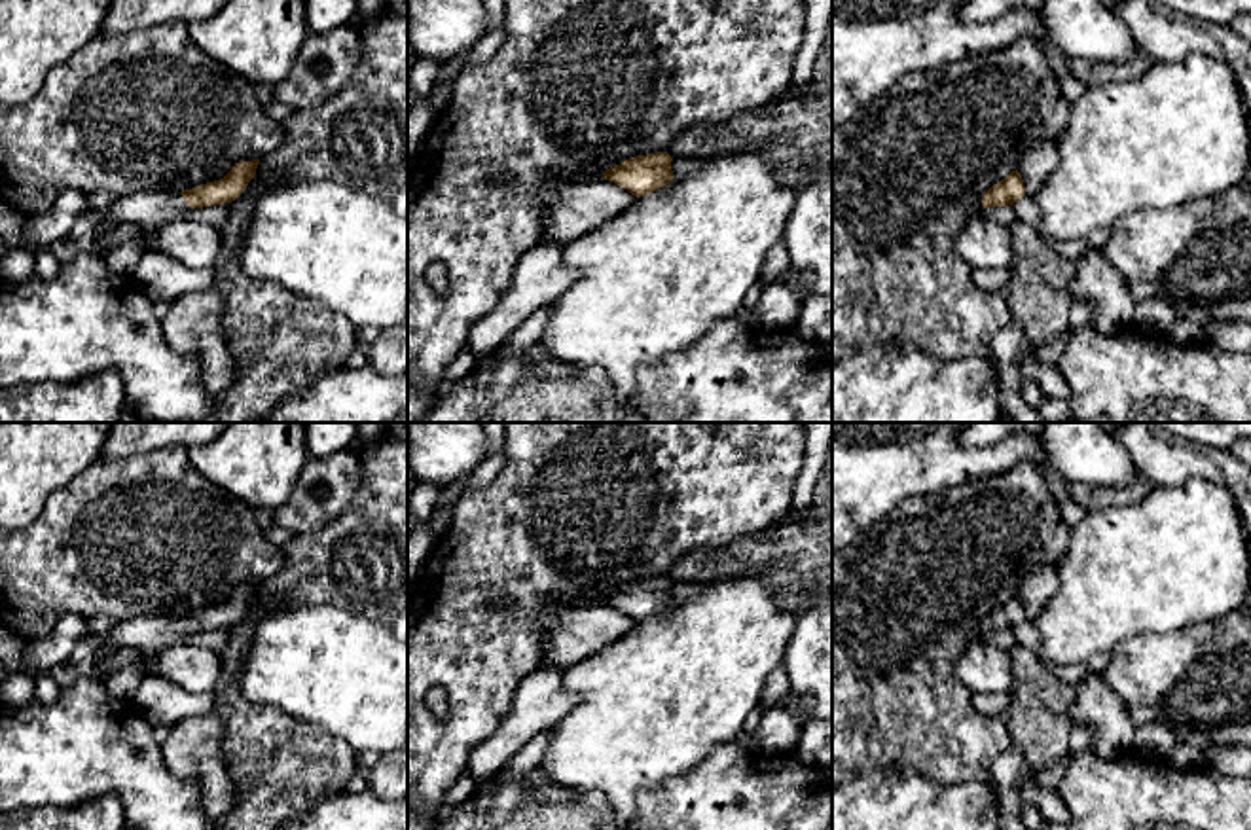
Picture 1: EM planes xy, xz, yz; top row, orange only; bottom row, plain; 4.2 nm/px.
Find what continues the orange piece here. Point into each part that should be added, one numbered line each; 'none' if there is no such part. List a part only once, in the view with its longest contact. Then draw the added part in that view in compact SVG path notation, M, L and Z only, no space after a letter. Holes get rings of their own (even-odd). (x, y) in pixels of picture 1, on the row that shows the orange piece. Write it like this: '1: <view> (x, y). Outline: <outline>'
1: xy (150, 211). Outline: M138 191L119 195L104 210L85 210L72 226L68 239L78 241L87 235L102 235L108 227L135 224L142 235L167 224L184 220L193 208L180 191Z

